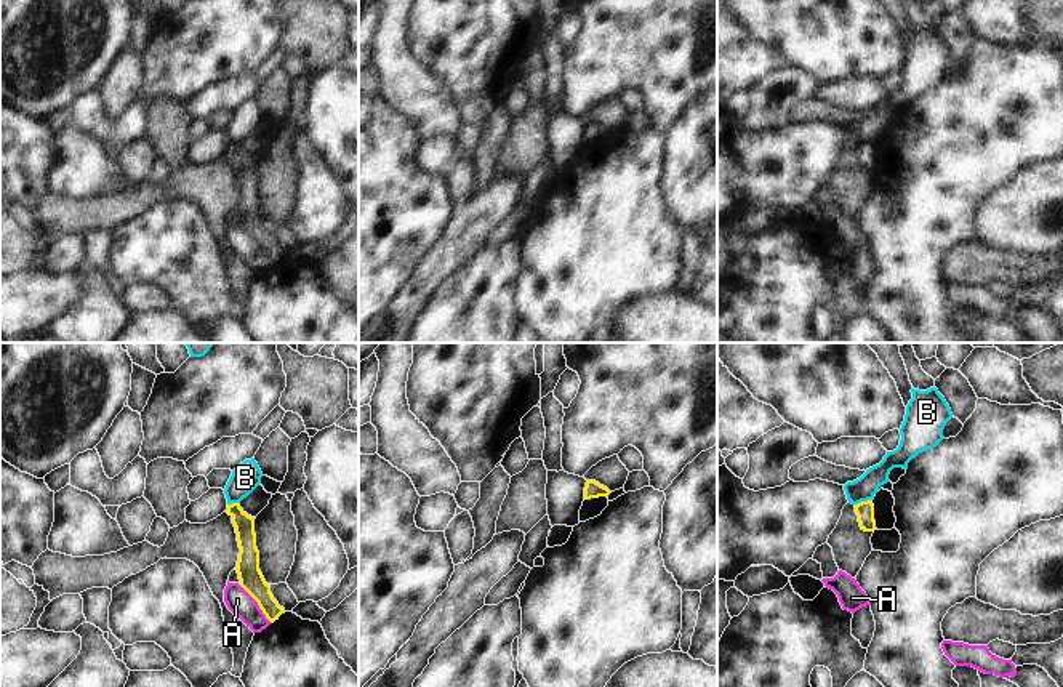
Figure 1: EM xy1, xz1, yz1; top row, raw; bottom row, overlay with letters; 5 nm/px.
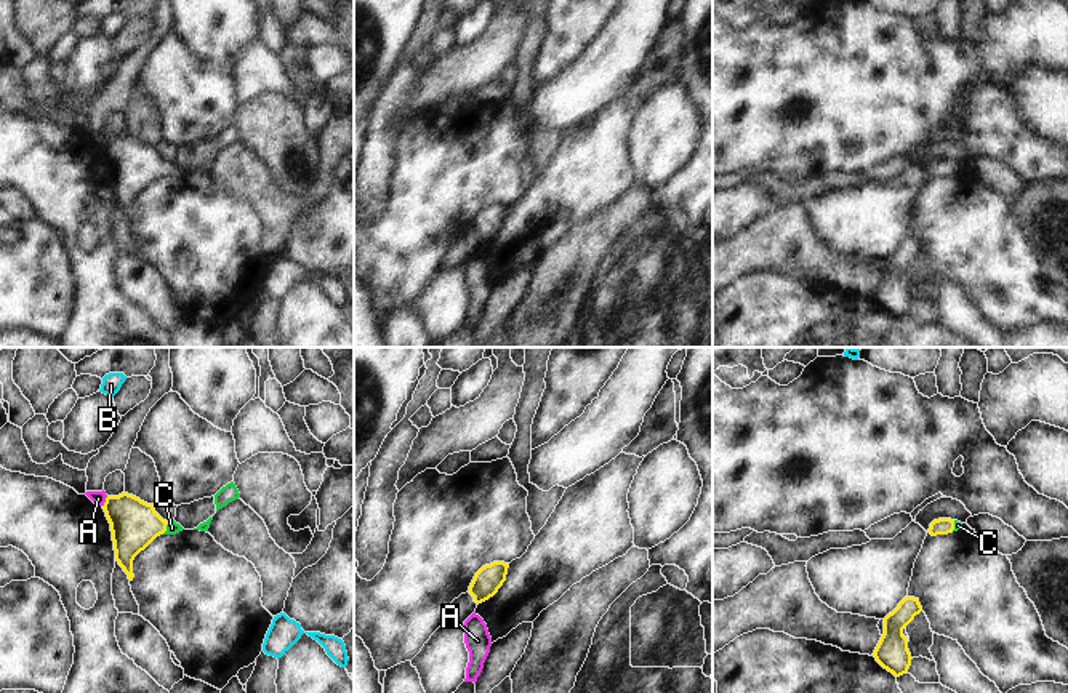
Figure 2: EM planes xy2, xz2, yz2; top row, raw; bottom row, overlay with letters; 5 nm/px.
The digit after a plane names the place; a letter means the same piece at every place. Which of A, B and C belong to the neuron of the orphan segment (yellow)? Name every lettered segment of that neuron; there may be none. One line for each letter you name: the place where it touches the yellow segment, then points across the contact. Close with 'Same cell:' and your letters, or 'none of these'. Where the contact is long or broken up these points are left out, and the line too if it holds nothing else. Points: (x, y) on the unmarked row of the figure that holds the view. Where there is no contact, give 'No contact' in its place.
C: Touches yellow at xy2 (165, 170). Path across: xy2 (135, 165), (165, 170), (172, 170)
Same cell: C.

